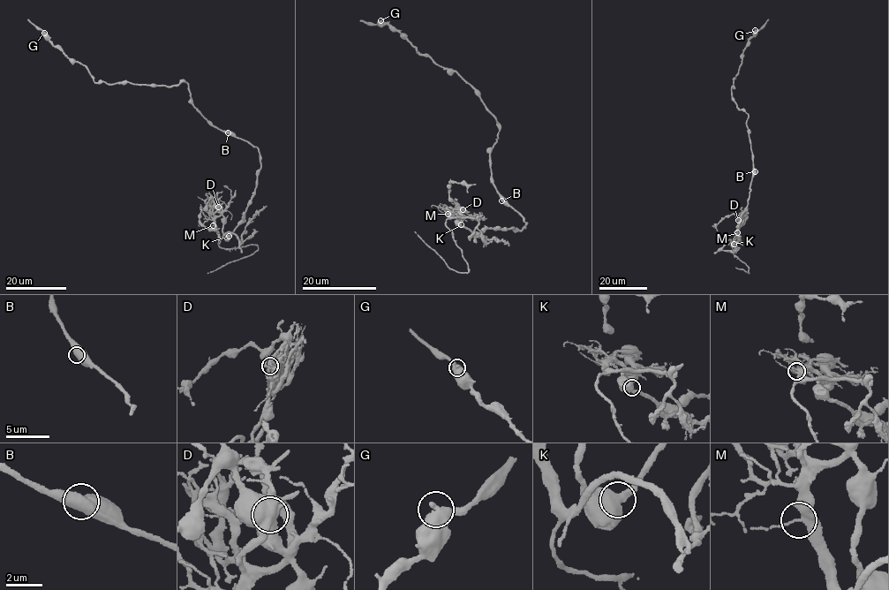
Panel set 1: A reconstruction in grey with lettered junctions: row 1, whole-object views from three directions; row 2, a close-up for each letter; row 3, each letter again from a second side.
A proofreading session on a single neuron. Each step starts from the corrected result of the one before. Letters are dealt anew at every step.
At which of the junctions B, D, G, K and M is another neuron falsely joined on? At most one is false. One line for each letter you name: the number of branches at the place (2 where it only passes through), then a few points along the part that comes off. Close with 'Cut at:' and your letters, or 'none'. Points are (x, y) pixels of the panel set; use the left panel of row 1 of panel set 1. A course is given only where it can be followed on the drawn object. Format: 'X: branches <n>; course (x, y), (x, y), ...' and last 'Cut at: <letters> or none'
D: branches 4; course (218, 207), (214, 219), (219, 246), (229, 249), (252, 244), (258, 249), (207, 273)
Cut at: D

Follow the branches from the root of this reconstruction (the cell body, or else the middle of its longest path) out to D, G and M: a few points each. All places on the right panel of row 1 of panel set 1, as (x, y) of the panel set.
D: (752, 178), (747, 209), (742, 215), (736, 232), (738, 240), (734, 244), (738, 220)
G: (752, 178), (754, 166), (747, 127), (748, 115), (736, 105), (731, 87), (746, 46), (755, 30)
M: (752, 178), (747, 209), (742, 215), (736, 232), (738, 240), (734, 244), (737, 232)

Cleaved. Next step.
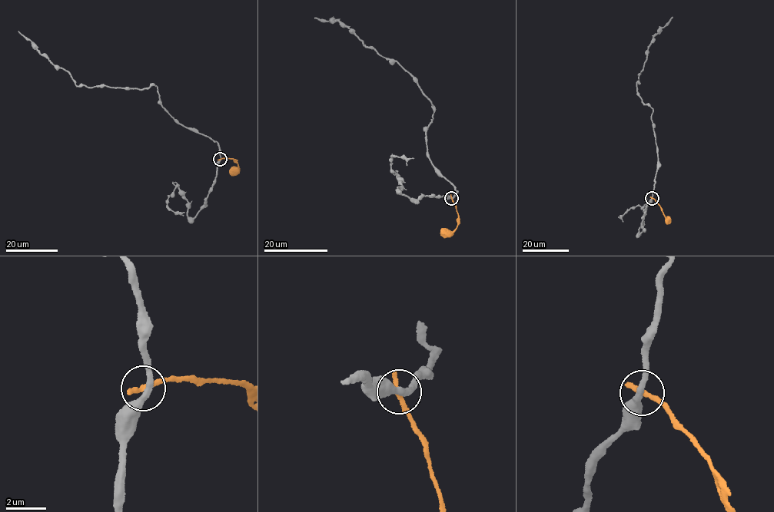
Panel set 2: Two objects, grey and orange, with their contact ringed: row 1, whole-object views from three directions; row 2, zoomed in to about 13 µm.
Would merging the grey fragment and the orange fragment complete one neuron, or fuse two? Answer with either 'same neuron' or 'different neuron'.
different neuron

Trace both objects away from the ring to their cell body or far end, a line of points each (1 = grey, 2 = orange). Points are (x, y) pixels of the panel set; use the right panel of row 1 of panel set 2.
1: (652, 198), (659, 167), (651, 119), (652, 110), (642, 100), (636, 83), (653, 36), (672, 17)
2: (652, 198), (659, 204), (667, 222)

